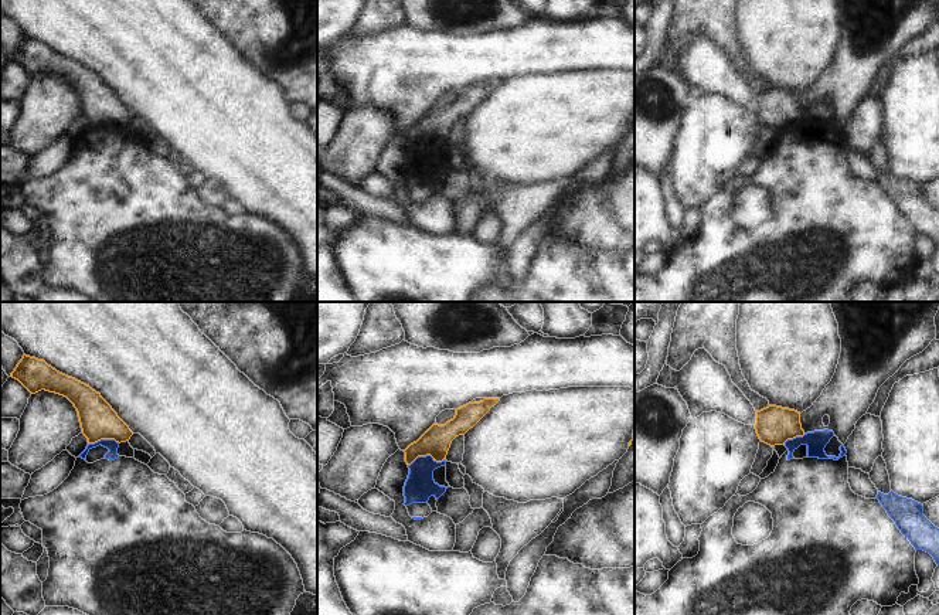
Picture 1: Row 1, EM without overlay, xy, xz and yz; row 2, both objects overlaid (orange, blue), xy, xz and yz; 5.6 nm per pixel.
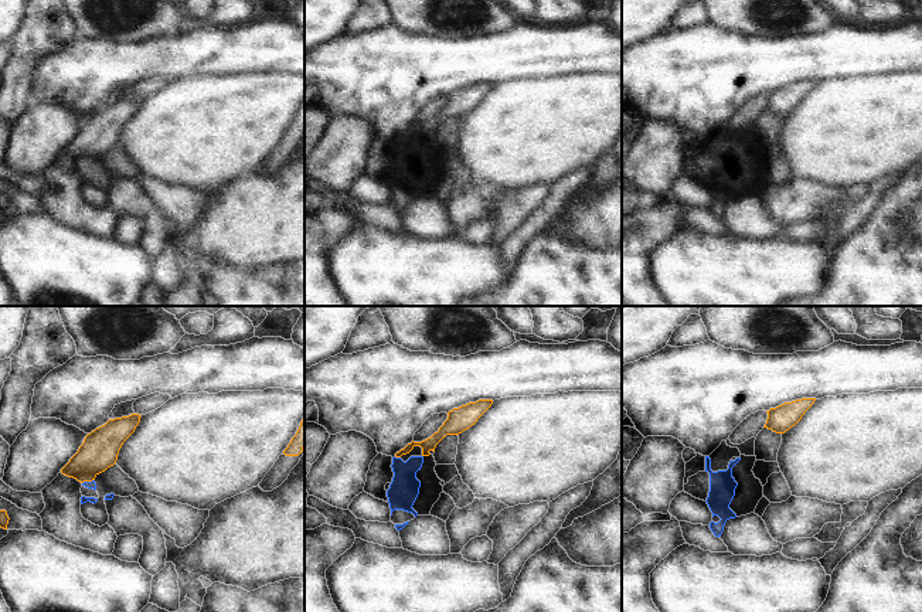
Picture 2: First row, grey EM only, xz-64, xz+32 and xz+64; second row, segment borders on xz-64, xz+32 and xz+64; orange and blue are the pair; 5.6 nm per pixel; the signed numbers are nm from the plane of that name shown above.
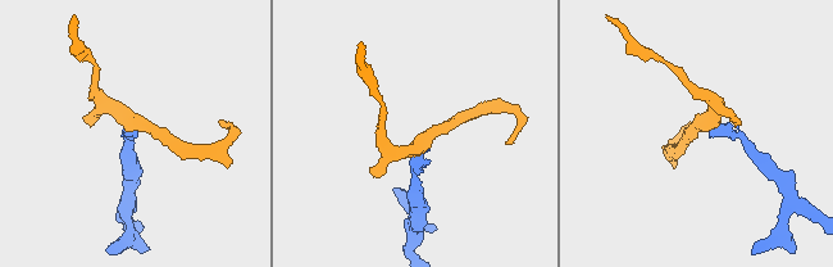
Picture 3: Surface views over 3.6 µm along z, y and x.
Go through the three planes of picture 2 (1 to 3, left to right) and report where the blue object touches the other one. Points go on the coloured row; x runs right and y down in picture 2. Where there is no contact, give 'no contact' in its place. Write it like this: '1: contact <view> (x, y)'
1: contact xz-64 (88, 480)
2: contact xz+32 (397, 456)
3: no contact

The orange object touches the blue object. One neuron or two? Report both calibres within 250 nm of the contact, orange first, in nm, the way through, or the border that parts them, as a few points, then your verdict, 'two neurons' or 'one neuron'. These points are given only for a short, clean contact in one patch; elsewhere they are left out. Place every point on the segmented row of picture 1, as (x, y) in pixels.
160 nm thick on the orange side, 170 nm on the other; border along xz (442, 459), (436, 461), (429, 455), (418, 455), (408, 465); two neurons

